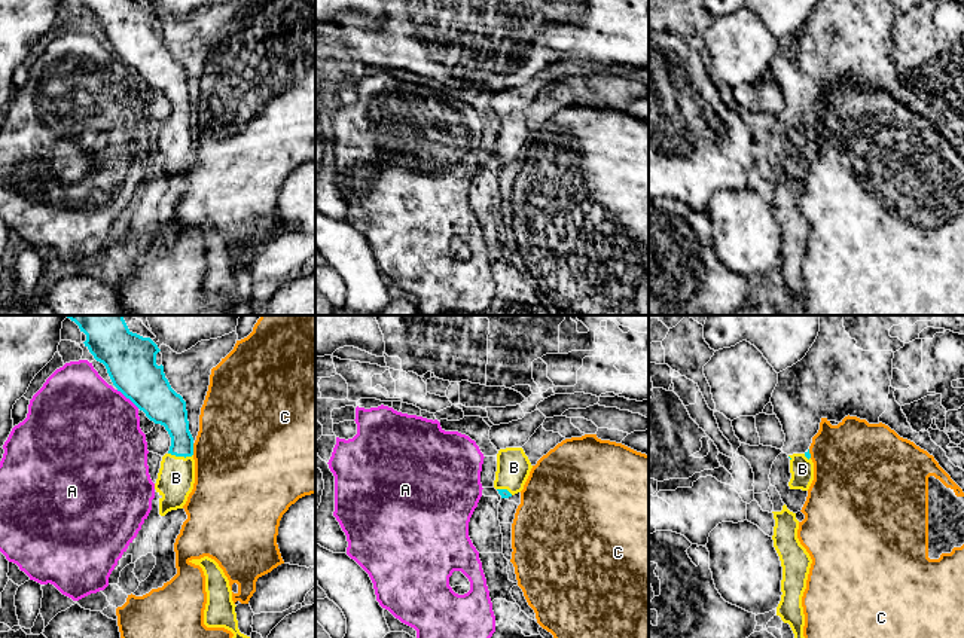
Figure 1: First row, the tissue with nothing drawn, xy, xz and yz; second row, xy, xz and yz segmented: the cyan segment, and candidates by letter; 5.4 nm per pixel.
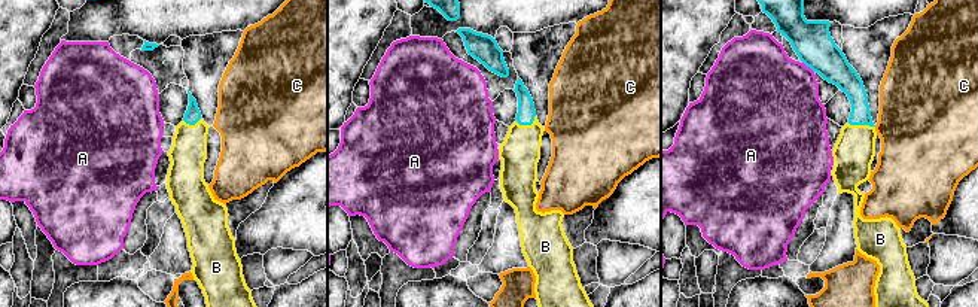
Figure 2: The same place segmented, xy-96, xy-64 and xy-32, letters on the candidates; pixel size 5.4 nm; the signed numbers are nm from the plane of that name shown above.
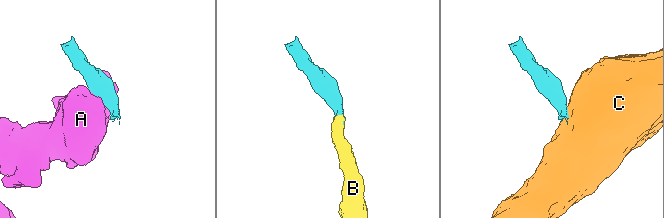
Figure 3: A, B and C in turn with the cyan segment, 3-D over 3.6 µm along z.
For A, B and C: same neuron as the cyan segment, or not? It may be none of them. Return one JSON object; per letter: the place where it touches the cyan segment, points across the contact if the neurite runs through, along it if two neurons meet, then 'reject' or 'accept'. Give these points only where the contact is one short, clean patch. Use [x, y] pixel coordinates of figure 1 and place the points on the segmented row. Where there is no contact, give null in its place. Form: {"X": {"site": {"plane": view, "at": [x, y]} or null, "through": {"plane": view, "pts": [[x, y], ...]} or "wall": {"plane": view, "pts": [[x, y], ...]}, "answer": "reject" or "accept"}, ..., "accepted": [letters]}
{"A": {"site": {"plane": "xy", "at": [128, 397]}, "wall": {"plane": "xy", "pts": [[116, 390], [139, 408]]}, "answer": "reject"}, "B": {"site": {"plane": "xy", "at": [180, 455]}, "through": {"plane": "xy", "pts": [[170, 411], [180, 434], [180, 455], [176, 478]]}, "answer": "accept"}, "C": {"site": {"plane": "xy", "at": [192, 449]}, "wall": {"plane": "xy", "pts": [[192, 443], [194, 454]]}, "answer": "reject"}, "accepted": ["B"]}

